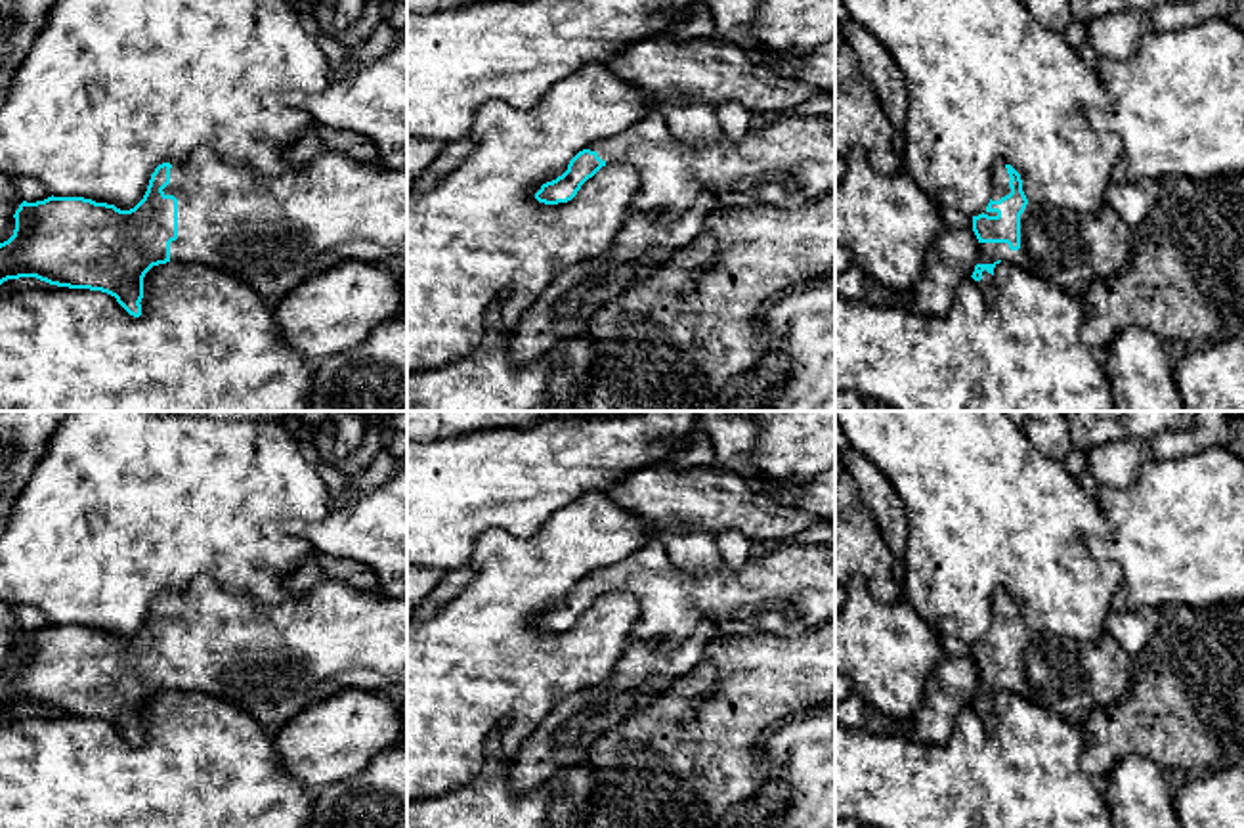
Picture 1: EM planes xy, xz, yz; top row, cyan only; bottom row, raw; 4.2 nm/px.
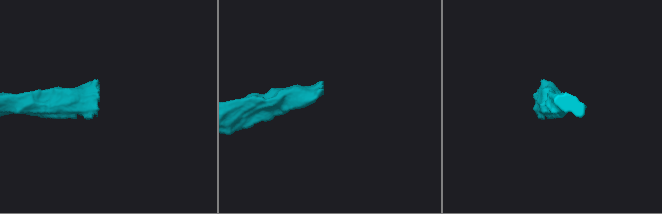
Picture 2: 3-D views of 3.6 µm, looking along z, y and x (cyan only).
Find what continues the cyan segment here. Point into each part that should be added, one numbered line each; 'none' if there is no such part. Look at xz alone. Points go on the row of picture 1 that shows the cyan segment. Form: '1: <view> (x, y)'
1: xz (673, 173)

